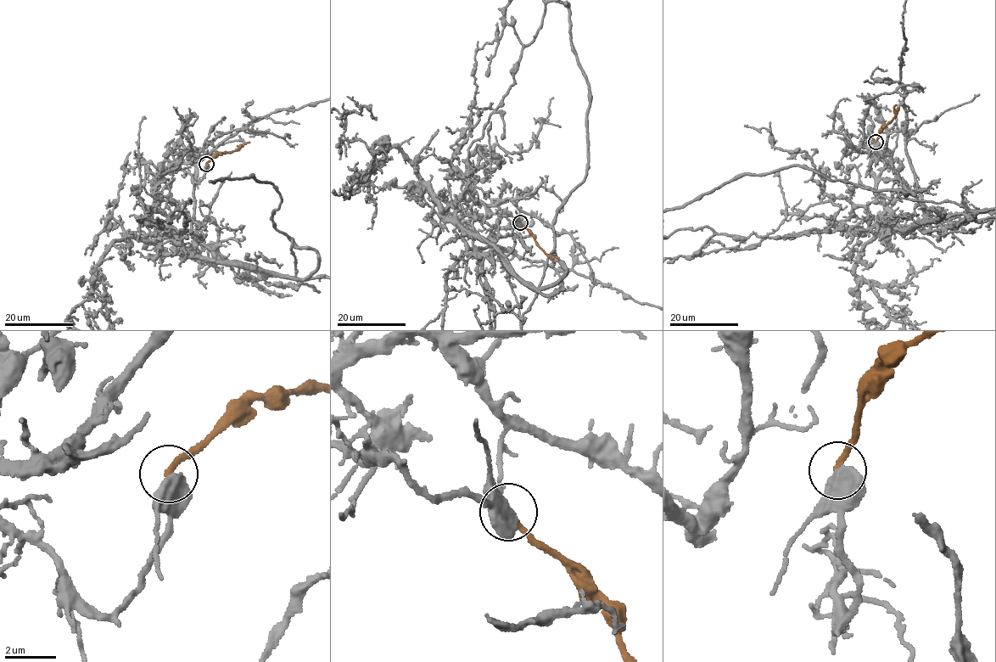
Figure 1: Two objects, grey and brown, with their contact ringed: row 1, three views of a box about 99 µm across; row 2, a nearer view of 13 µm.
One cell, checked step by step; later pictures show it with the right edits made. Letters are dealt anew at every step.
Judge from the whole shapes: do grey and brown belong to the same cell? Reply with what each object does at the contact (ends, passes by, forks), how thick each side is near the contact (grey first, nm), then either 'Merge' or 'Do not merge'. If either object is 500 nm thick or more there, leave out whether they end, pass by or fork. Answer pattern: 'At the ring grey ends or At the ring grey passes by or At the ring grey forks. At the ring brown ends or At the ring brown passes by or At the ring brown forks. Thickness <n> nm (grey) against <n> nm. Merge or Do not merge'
Thickness 600 nm (grey) against 240 nm. Do not merge

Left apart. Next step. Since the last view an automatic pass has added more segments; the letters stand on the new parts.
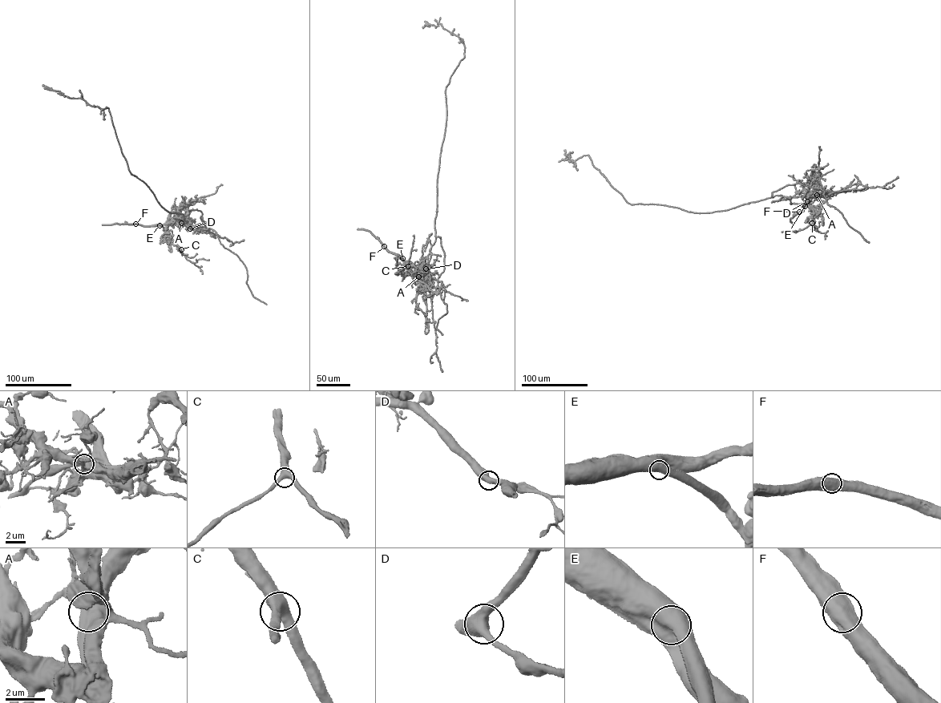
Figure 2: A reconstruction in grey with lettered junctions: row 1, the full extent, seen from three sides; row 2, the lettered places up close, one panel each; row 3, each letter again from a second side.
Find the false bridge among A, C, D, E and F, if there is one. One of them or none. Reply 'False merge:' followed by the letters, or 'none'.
False merge: A

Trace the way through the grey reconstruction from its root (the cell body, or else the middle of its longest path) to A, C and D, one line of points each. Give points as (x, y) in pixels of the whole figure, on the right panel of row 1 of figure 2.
A: (803, 208), (808, 199), (817, 195)
C: (803, 208), (809, 206), (813, 209), (812, 223)
D: (803, 208), (809, 198), (807, 197), (807, 201)

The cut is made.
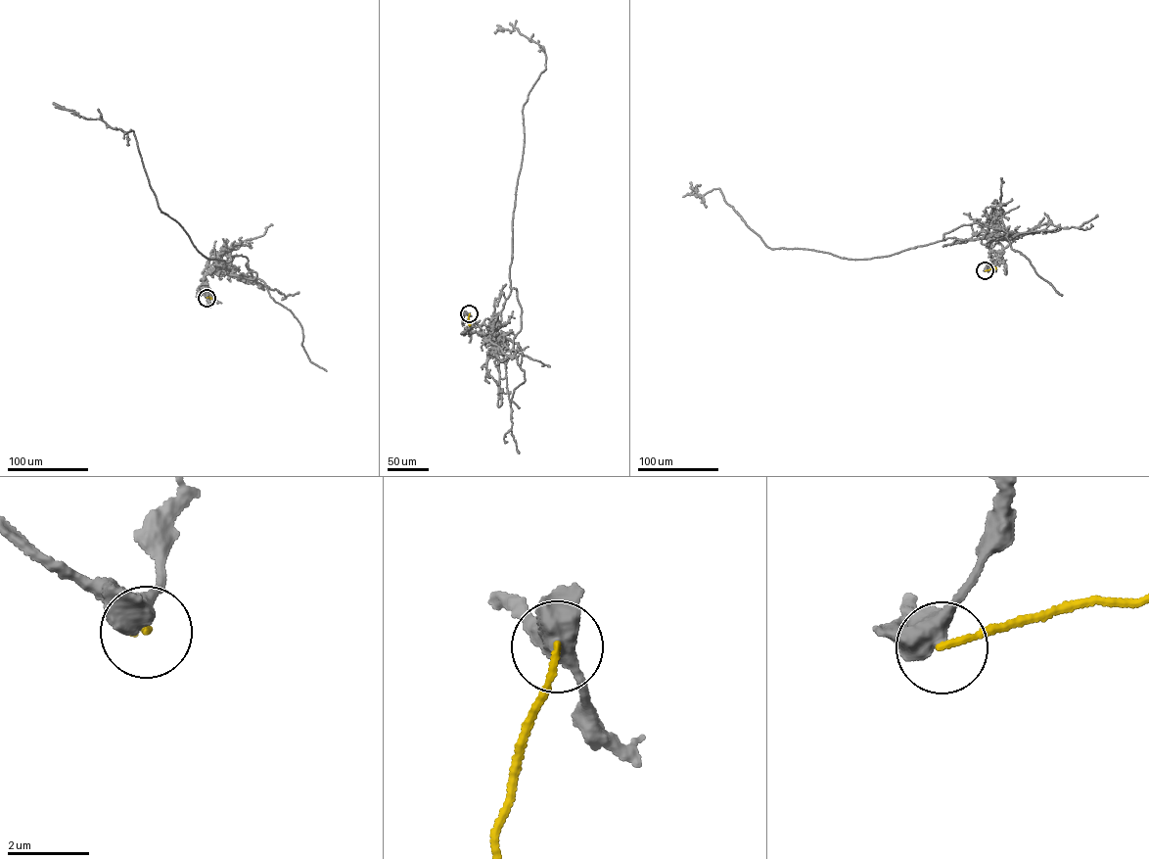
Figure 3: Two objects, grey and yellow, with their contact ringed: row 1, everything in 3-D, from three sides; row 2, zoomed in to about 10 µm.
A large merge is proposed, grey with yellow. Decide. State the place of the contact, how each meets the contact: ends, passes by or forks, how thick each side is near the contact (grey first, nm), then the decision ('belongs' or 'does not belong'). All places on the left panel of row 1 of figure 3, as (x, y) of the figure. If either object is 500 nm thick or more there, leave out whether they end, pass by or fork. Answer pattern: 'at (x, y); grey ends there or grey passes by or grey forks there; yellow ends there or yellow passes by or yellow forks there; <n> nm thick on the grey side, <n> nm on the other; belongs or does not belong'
at (206, 298); 550 nm thick on the grey side, 150 nm on the other; does not belong

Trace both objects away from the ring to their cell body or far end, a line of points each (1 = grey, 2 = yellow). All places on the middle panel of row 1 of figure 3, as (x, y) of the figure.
1: (469, 313), (463, 320), (487, 337), (510, 295), (522, 110), (546, 69), (544, 50), (516, 28), (495, 33)
2: (469, 313), (470, 325)

